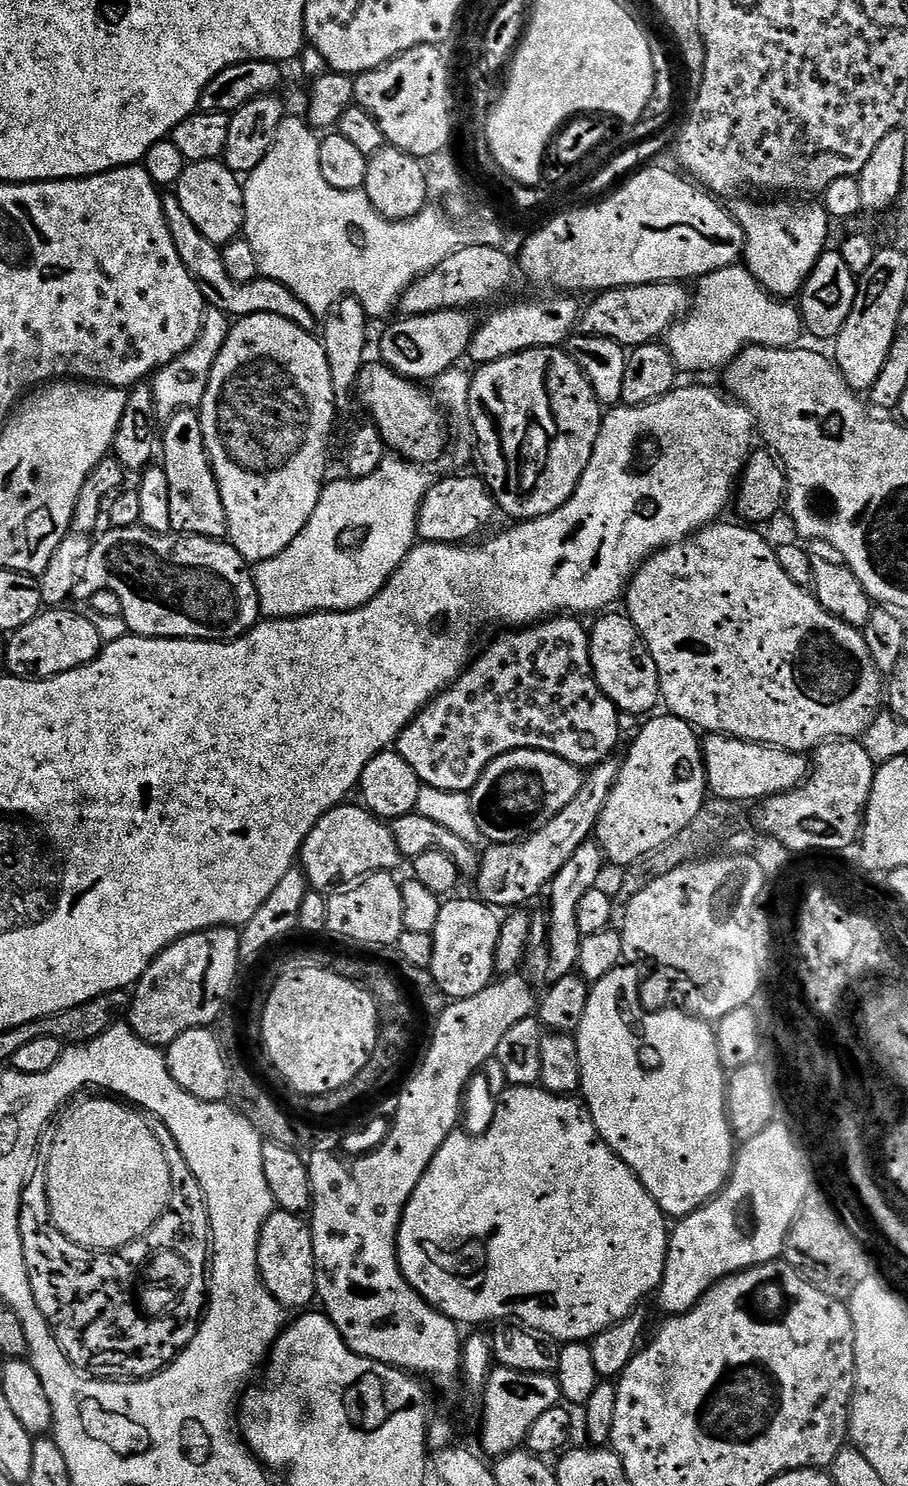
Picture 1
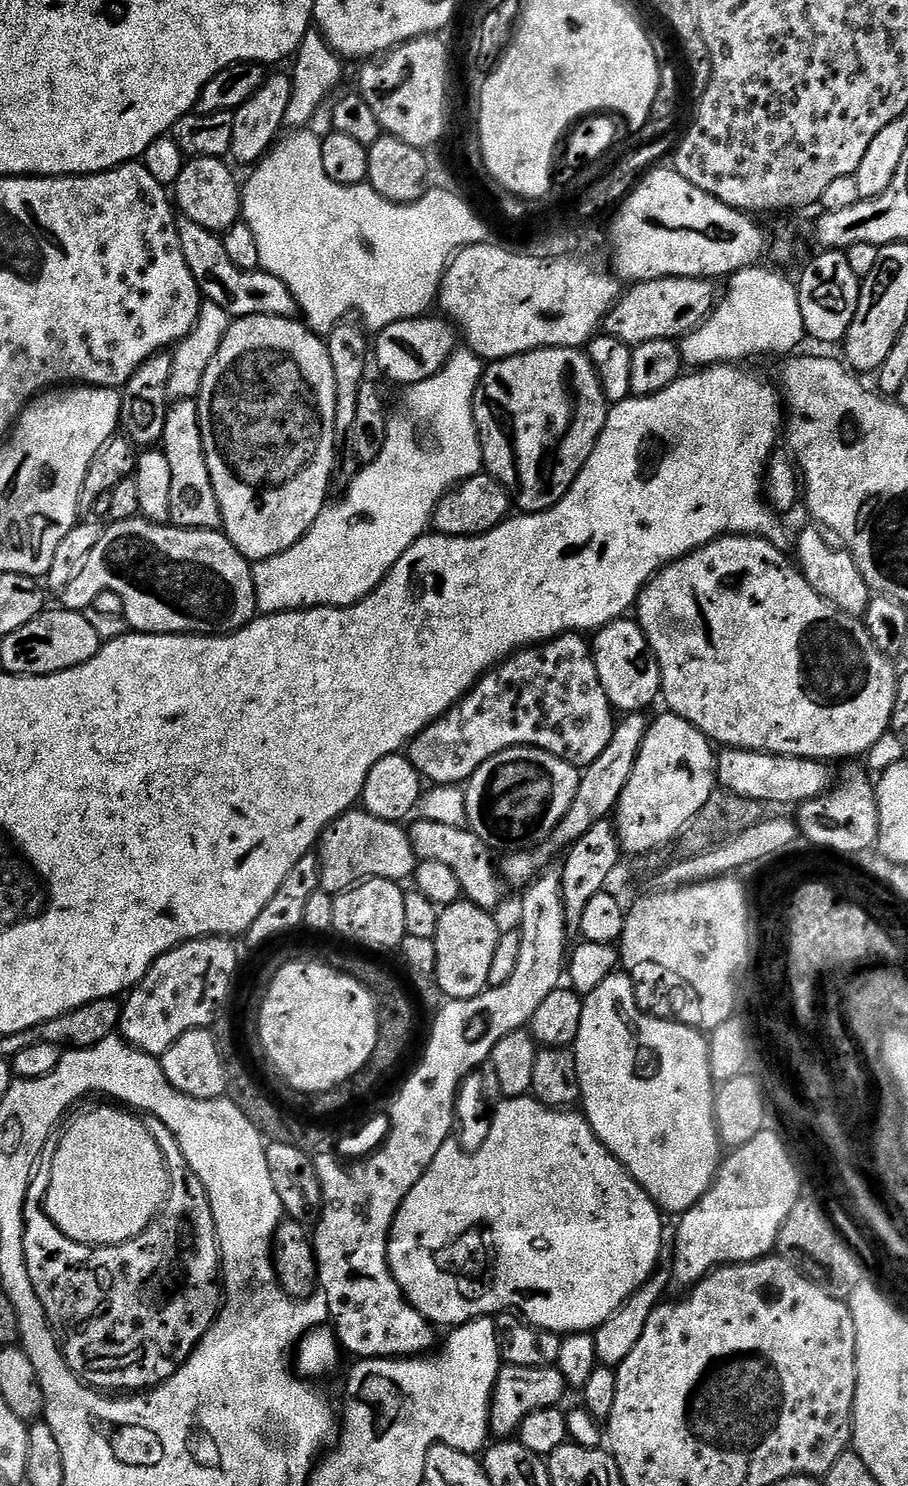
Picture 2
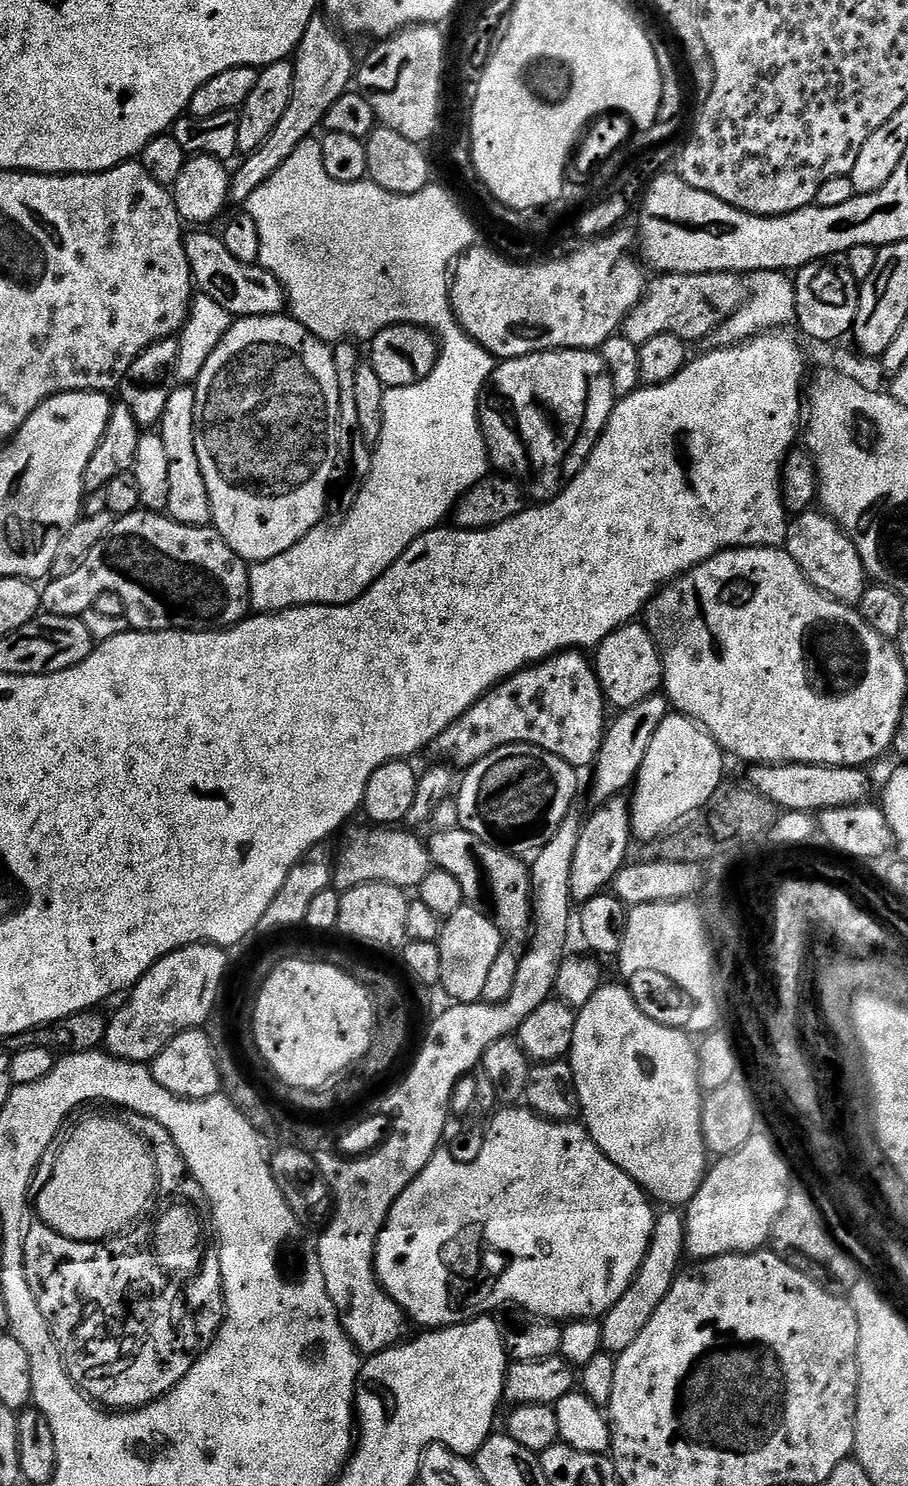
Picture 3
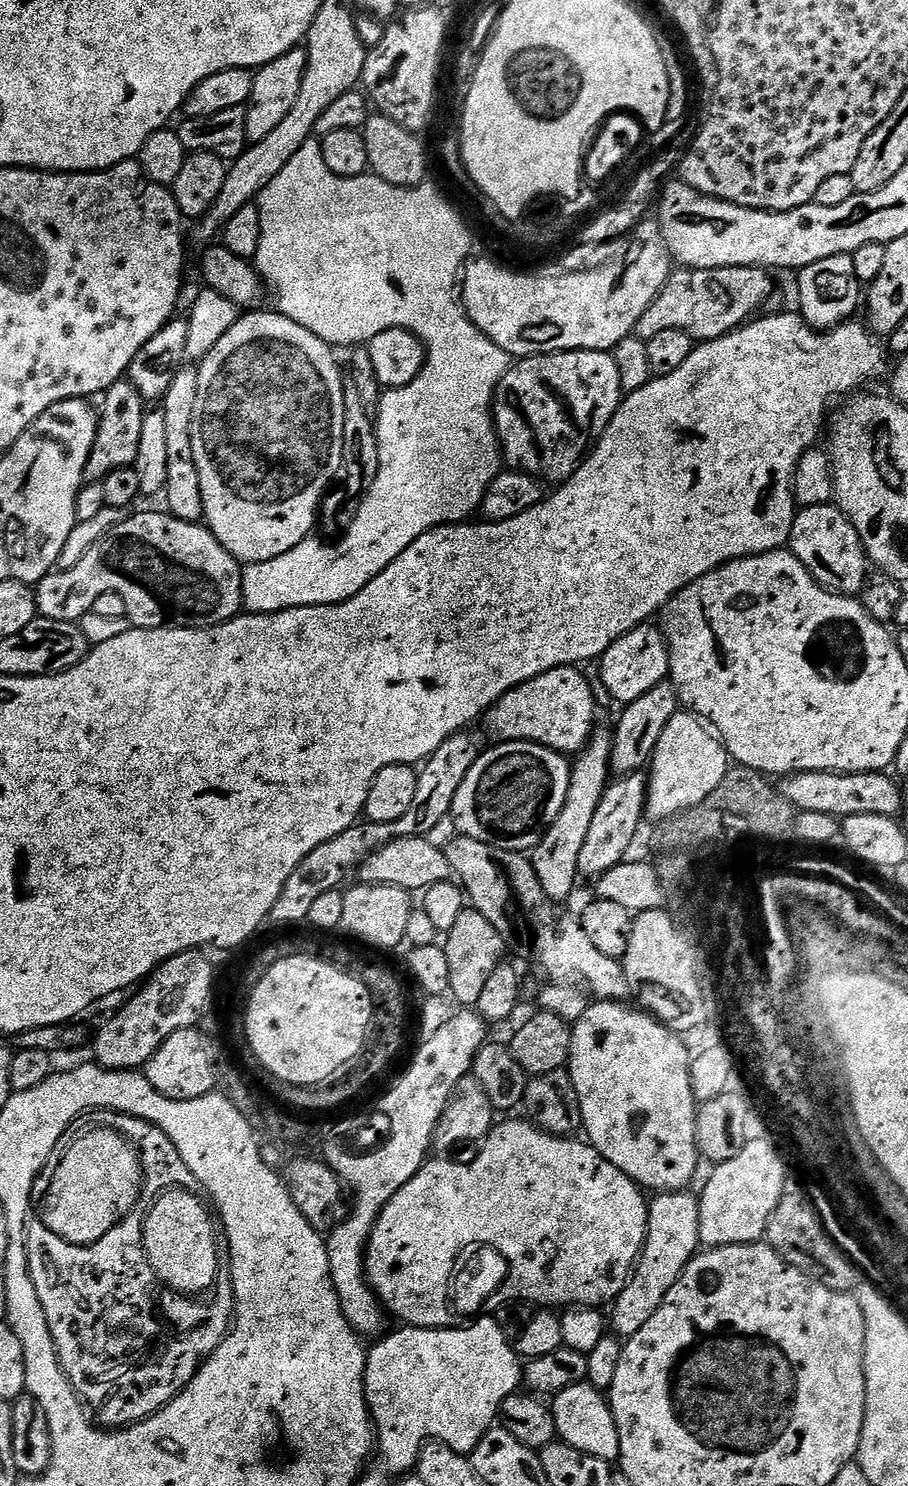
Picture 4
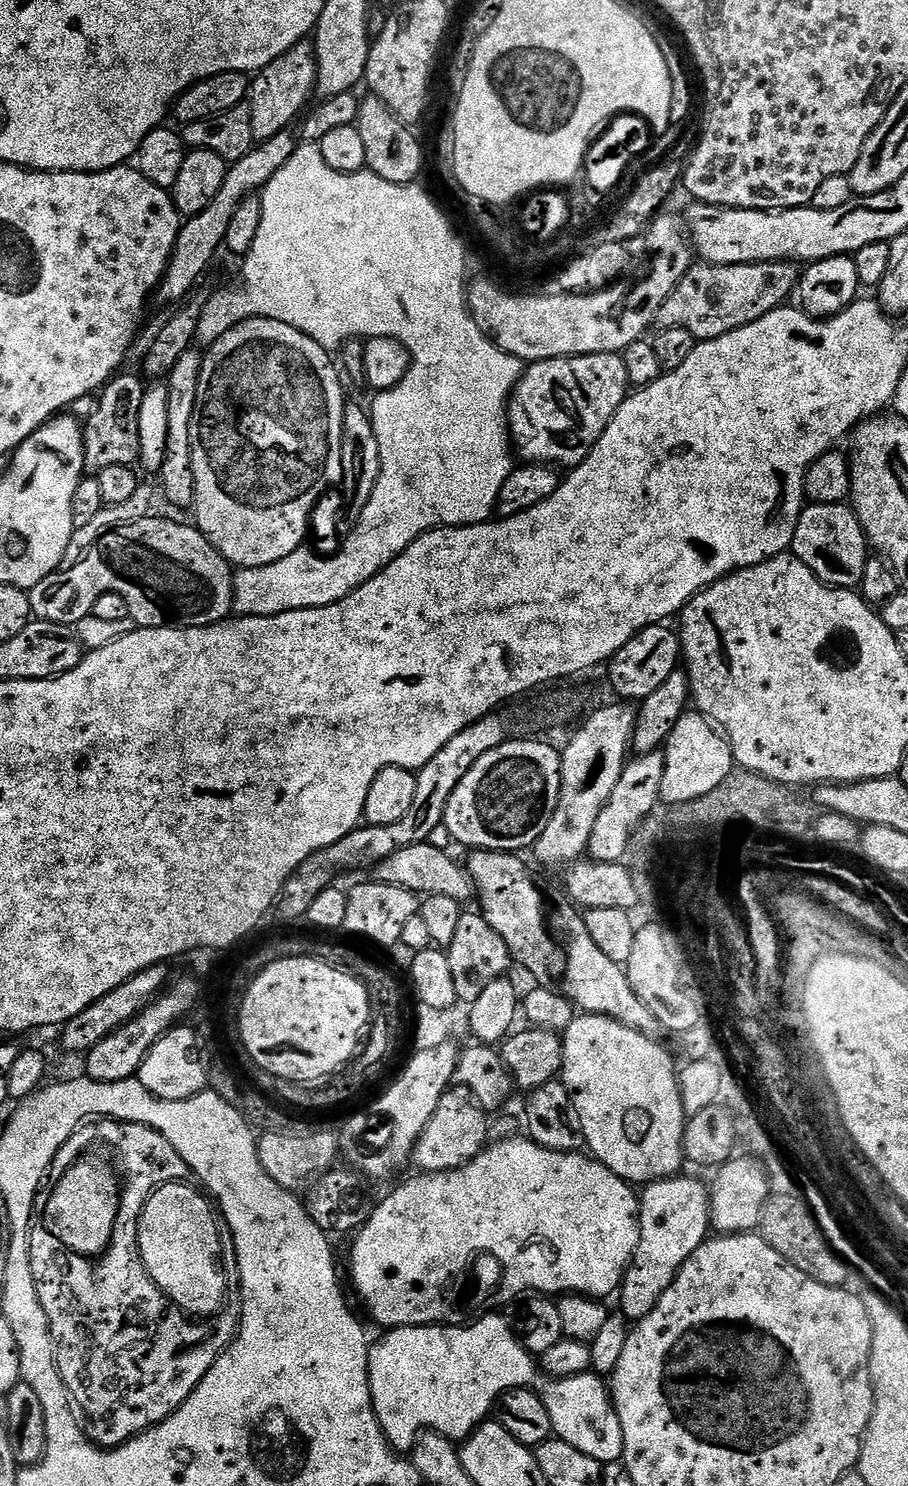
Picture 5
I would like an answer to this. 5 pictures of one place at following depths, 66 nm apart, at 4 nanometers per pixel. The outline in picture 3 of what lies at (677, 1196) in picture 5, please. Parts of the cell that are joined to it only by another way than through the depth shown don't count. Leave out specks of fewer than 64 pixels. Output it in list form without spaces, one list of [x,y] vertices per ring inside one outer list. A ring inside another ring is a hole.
[[[676,1210],[661,1211],[656,1218],[654,1234],[648,1247],[647,1258],[634,1278],[630,1290],[618,1298],[618,1302],[599,1321],[602,1330],[602,1348],[609,1354],[619,1354],[626,1350],[626,1346],[633,1344],[642,1334],[646,1322],[654,1318],[654,1310],[662,1306],[662,1298],[670,1294],[672,1283],[681,1275],[680,1259],[685,1259],[684,1251],[684,1216]]]

